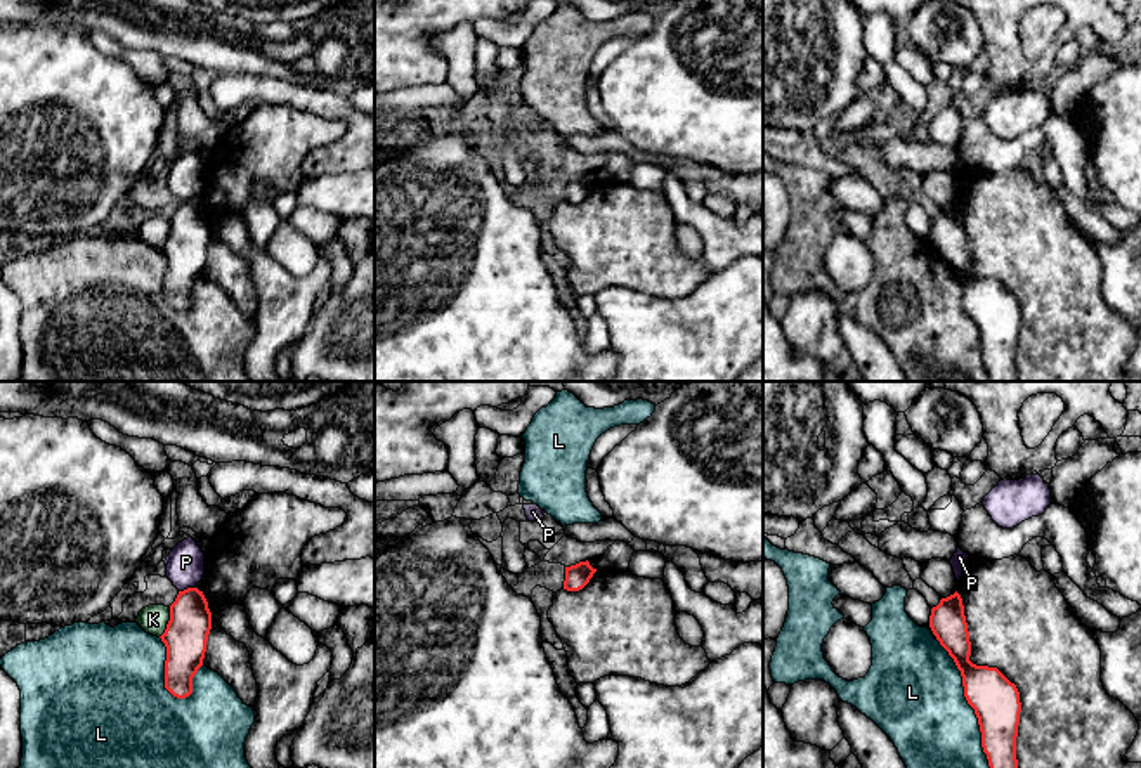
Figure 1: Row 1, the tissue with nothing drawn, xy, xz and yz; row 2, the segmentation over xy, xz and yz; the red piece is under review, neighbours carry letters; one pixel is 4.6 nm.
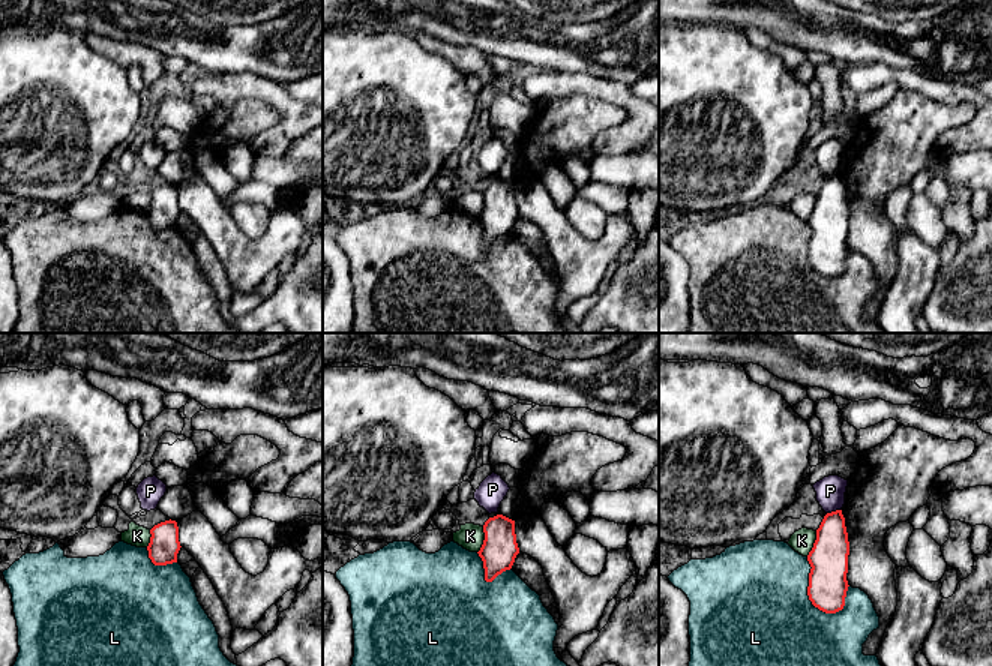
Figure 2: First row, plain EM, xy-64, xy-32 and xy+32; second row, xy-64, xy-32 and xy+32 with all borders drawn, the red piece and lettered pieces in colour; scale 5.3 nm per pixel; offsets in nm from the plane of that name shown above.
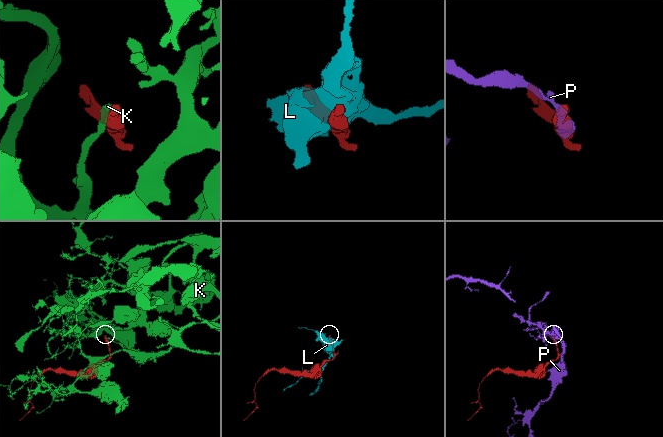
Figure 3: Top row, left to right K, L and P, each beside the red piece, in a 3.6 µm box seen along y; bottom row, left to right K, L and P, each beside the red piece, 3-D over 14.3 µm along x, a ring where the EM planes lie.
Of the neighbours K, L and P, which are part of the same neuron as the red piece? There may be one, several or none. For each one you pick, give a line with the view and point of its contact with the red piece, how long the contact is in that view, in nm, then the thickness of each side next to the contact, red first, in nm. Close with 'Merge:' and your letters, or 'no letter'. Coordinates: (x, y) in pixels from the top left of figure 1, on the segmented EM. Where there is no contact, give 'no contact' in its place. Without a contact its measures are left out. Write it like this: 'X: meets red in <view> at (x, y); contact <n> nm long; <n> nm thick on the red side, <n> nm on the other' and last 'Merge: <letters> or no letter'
Merge: no letter

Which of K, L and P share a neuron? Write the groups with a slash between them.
K / L / P

